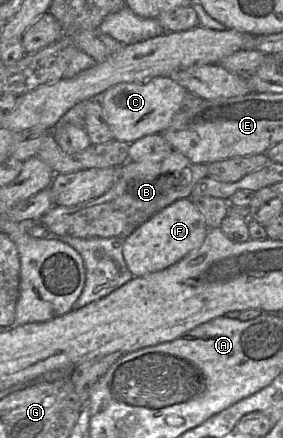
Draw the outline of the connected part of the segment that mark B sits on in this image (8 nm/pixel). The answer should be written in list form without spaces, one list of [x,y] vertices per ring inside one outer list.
[[[173,150],[171,156],[163,160],[151,160],[143,162],[128,161],[118,167],[119,177],[116,183],[105,194],[98,198],[75,206],[55,205],[45,213],[37,222],[45,226],[54,237],[76,238],[110,238],[120,237],[126,239],[138,227],[148,221],[156,213],[183,198],[190,198],[195,185],[208,177],[208,164],[194,164],[182,153]]]

